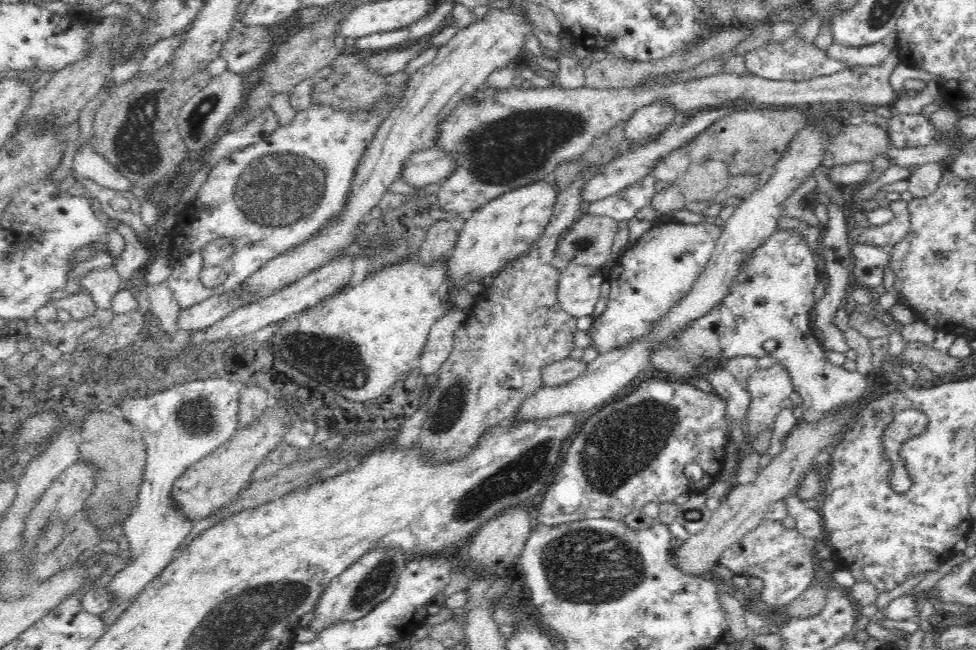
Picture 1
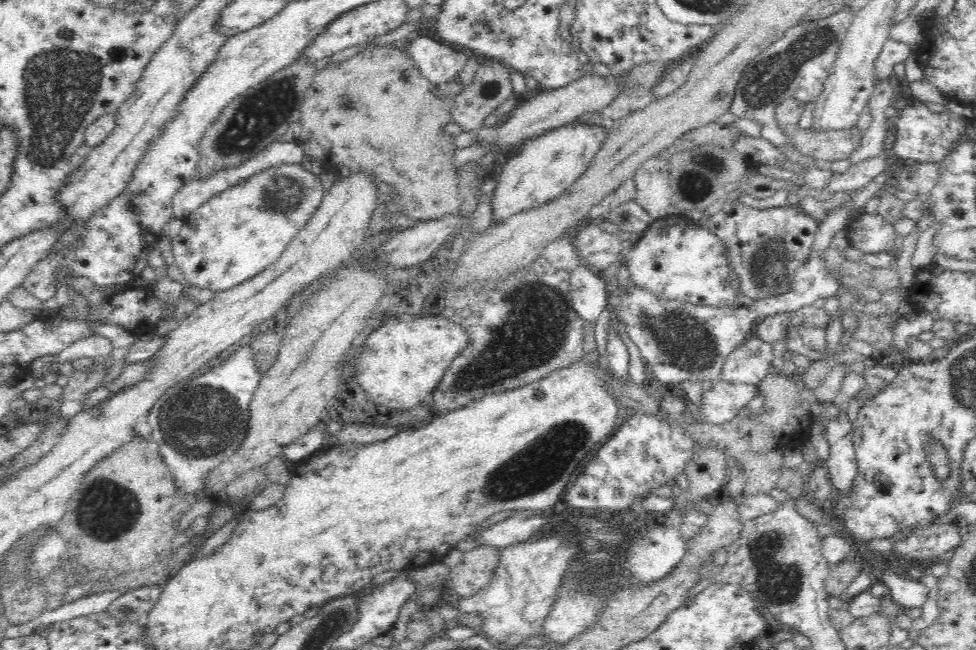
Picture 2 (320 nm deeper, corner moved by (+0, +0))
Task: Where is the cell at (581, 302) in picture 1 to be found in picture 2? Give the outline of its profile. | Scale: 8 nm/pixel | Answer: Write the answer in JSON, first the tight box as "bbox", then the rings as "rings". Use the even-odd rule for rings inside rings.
{"bbox":[570,262,608,322],"rings":[[[582,262],[570,271],[572,308],[585,322],[596,322],[604,308],[608,308],[605,282],[597,271]]]}

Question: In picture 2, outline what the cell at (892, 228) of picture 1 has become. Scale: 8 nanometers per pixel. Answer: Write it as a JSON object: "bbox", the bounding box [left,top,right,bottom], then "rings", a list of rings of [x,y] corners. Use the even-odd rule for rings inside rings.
{"bbox":[848,212,898,254],"rings":[[[877,212],[862,213],[862,229],[855,234],[848,234],[850,244],[860,249],[862,254],[879,254],[880,252],[892,252],[898,235],[894,225],[890,224]]]}

